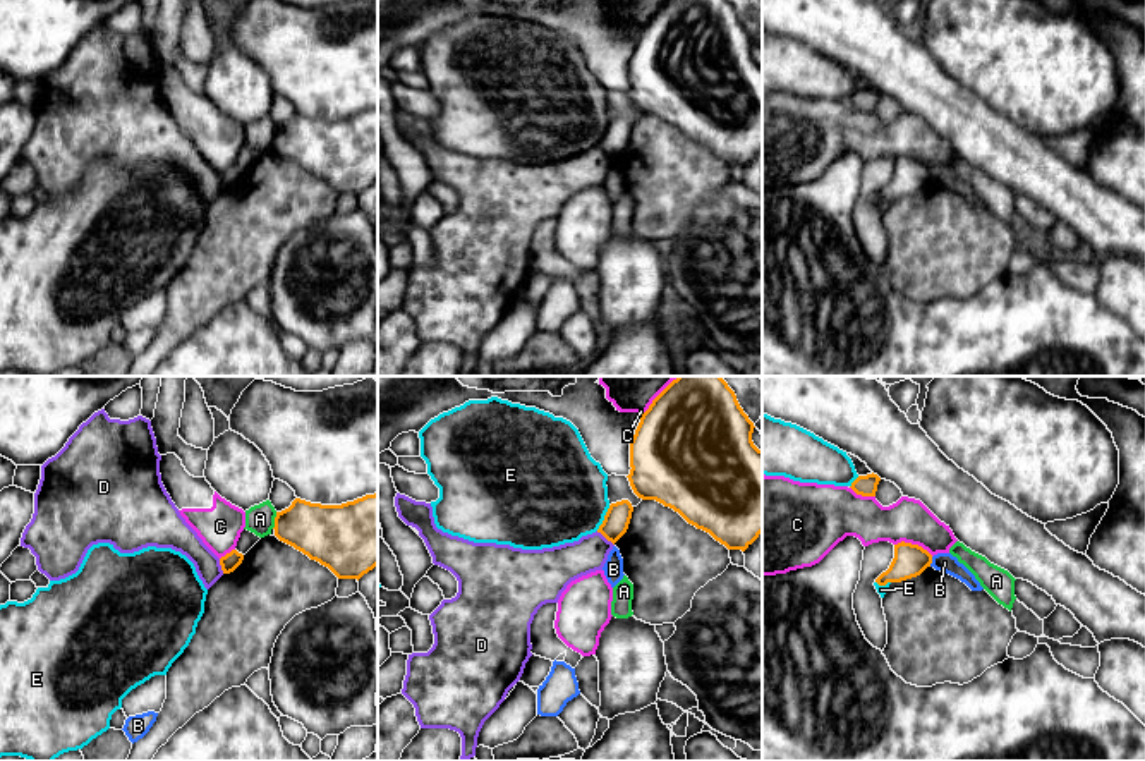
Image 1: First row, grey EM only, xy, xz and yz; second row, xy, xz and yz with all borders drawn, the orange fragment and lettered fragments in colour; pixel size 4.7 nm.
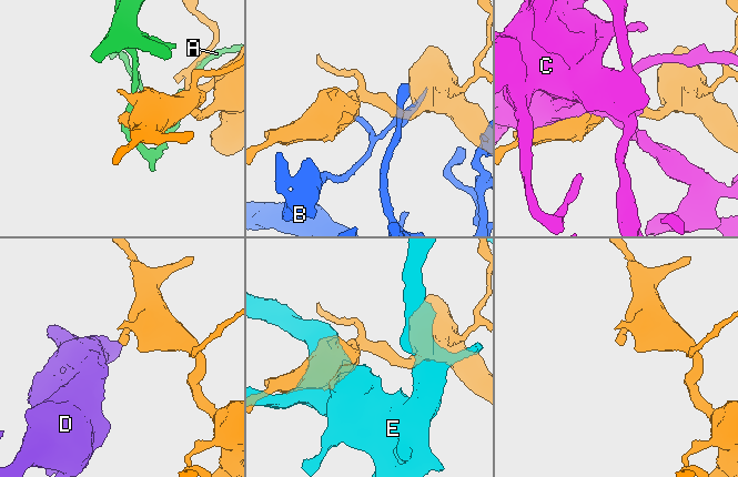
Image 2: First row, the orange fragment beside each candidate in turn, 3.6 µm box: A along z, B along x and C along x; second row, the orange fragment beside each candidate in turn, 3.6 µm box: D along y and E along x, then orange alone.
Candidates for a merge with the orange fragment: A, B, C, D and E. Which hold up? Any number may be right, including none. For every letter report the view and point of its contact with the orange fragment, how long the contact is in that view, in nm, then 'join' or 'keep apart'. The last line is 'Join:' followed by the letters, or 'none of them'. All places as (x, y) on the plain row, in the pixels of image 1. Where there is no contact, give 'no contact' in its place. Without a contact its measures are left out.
A: contact xy (275, 136); length 80 nm; keep apart
B: contact yz (931, 177); length 50 nm; keep apart
C: contact yz (914, 160); length 190 nm; keep apart
D: contact xz (605, 152); length 110 nm; keep apart
E: contact xz (605, 133); length 140 nm; keep apart
Join: none of them

